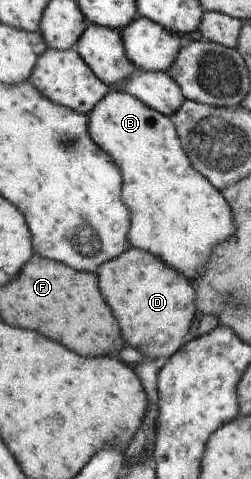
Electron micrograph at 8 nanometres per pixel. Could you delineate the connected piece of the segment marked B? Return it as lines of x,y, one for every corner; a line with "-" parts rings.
112,89
88,117
92,141
109,154
122,174
121,200
129,209
131,219
128,230
130,246
148,250
191,282
201,277
216,246
235,234
235,218
224,195
190,163
172,119
148,107
132,94

